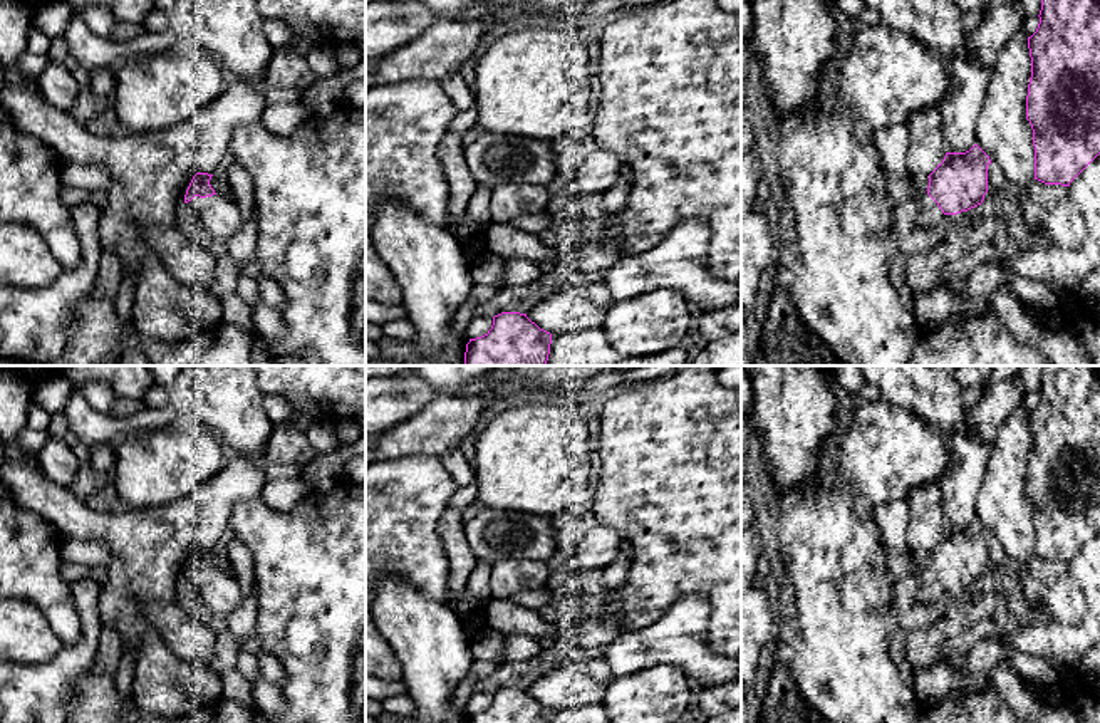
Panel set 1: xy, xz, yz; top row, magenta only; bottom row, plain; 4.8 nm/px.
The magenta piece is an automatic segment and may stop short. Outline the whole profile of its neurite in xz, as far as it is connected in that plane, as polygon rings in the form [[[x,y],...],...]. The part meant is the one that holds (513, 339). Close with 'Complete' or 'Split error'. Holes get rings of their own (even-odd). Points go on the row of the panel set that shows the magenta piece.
[[[501,312],[485,335],[470,339],[464,366],[547,366],[550,344],[552,334],[527,314]]]. Complete

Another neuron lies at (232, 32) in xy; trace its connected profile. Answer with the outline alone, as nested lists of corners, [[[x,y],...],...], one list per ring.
[[[178,0],[168,10],[169,29],[178,35],[178,49],[189,54],[206,52],[218,60],[228,77],[262,84],[275,52],[265,35],[265,18],[258,0]]]

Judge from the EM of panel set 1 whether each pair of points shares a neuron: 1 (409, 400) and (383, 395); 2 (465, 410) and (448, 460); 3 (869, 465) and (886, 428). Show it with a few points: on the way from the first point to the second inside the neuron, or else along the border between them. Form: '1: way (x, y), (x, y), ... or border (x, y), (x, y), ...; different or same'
1: way (403, 398), (389, 398); same
2: border (458, 448), (446, 450), (440, 457); different
3: way (877, 457), (884, 450), (886, 436); same

